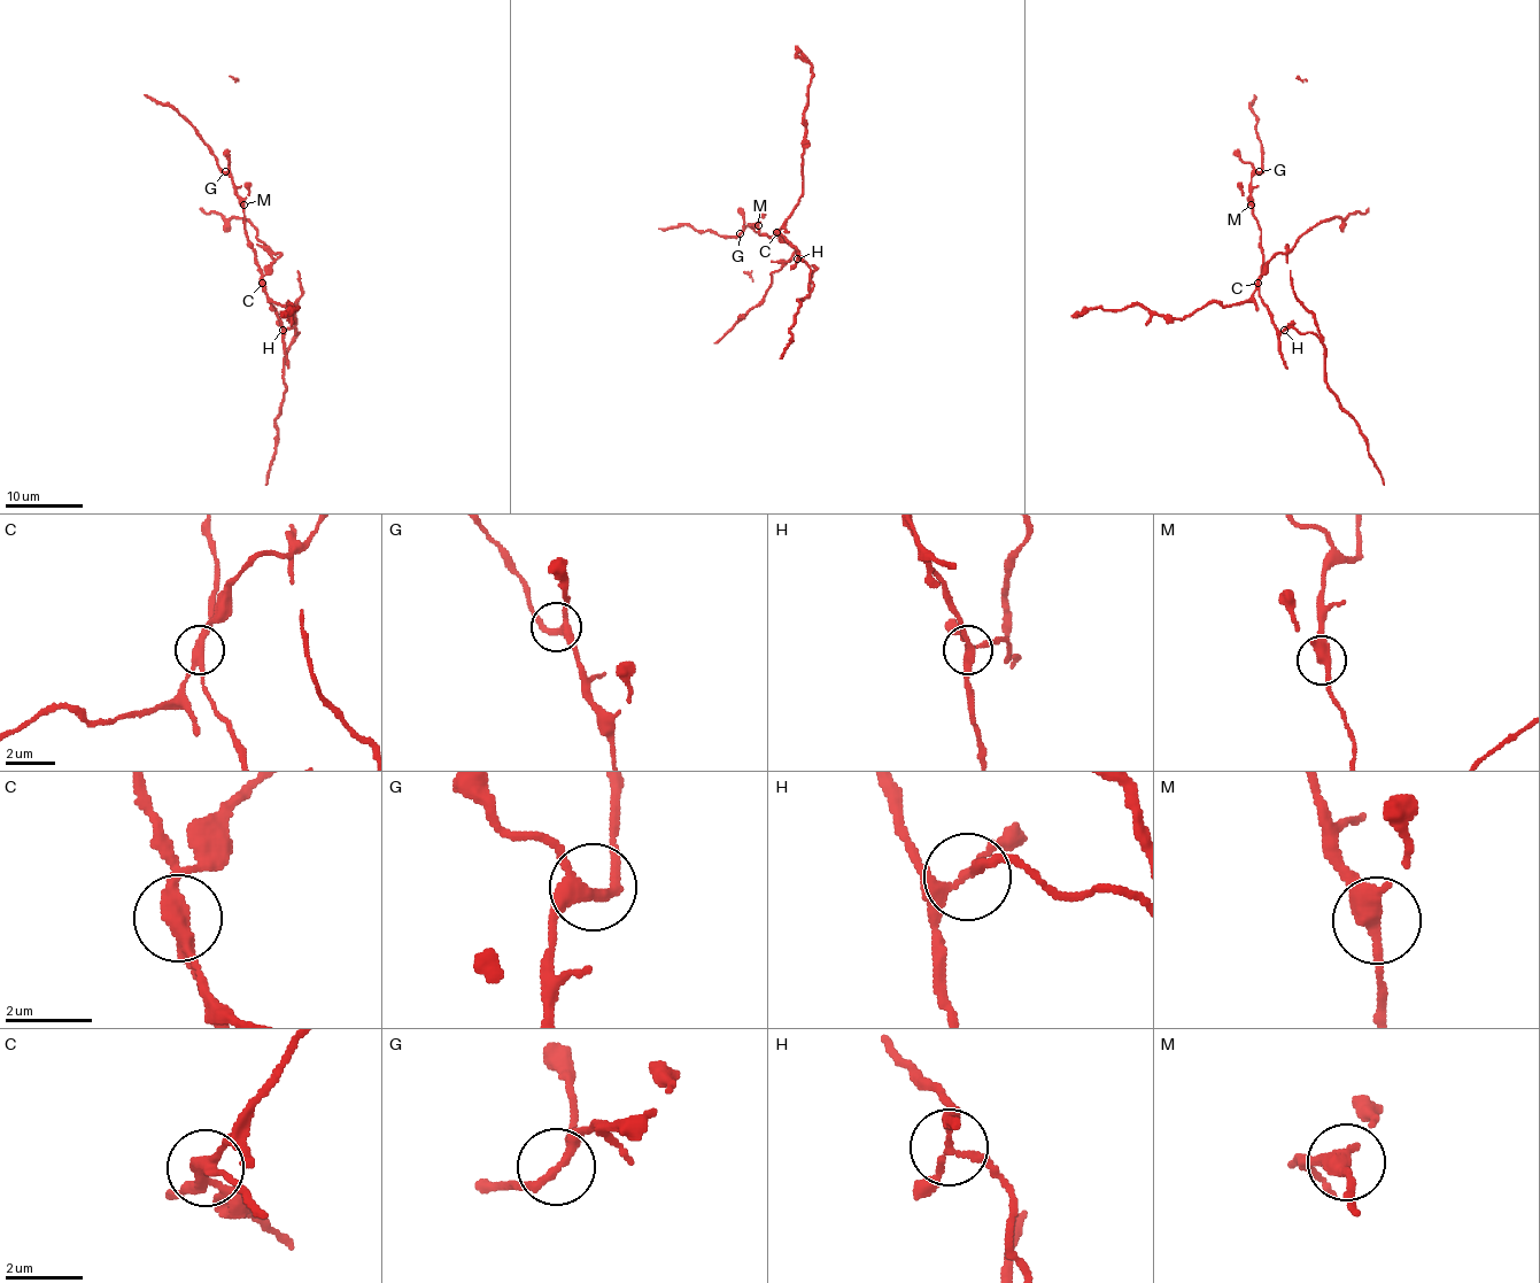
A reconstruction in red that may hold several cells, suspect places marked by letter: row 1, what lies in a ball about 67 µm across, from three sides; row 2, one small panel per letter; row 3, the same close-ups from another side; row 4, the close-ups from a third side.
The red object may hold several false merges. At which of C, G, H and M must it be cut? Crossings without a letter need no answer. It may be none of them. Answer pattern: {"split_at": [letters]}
{"split_at": ["C", "H"]}

